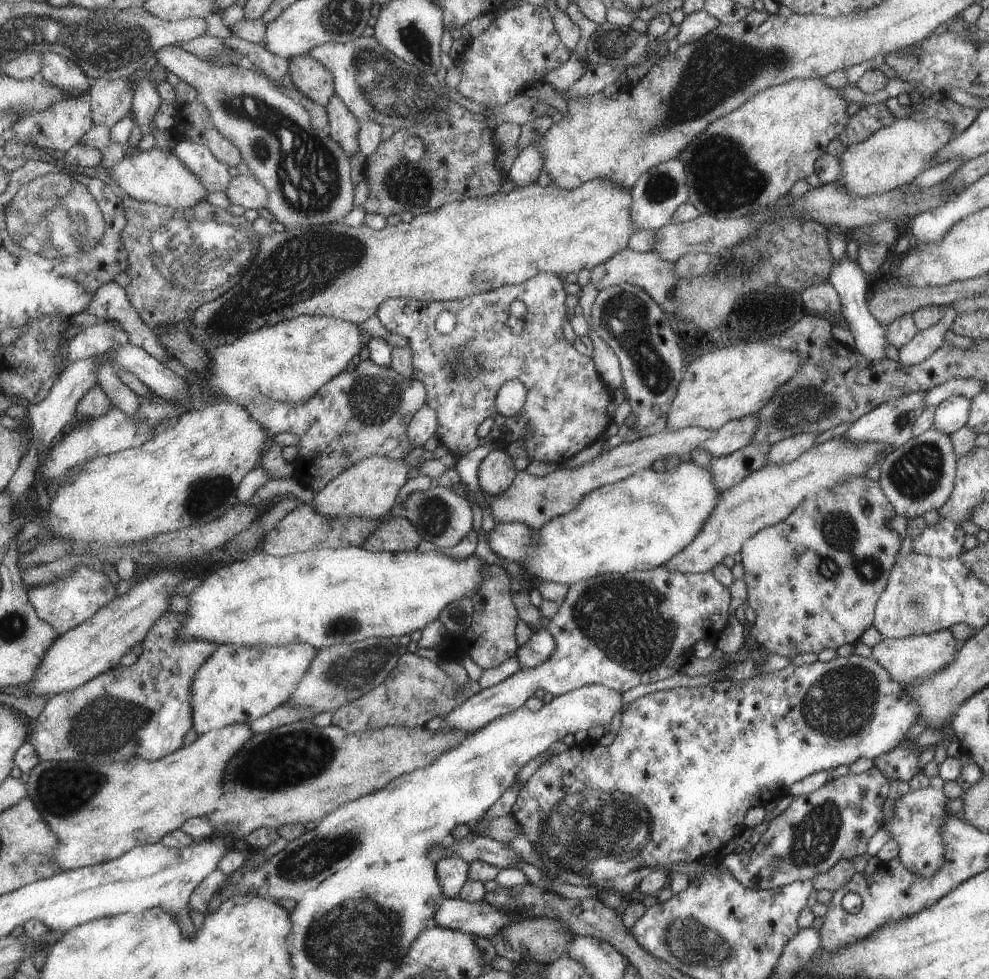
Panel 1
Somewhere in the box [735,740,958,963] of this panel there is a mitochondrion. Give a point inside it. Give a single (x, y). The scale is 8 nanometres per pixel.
(813, 840)

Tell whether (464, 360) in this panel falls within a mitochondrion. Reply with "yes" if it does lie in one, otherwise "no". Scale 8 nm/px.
yes

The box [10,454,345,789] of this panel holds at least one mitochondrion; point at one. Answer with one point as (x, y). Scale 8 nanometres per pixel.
(104, 725)

